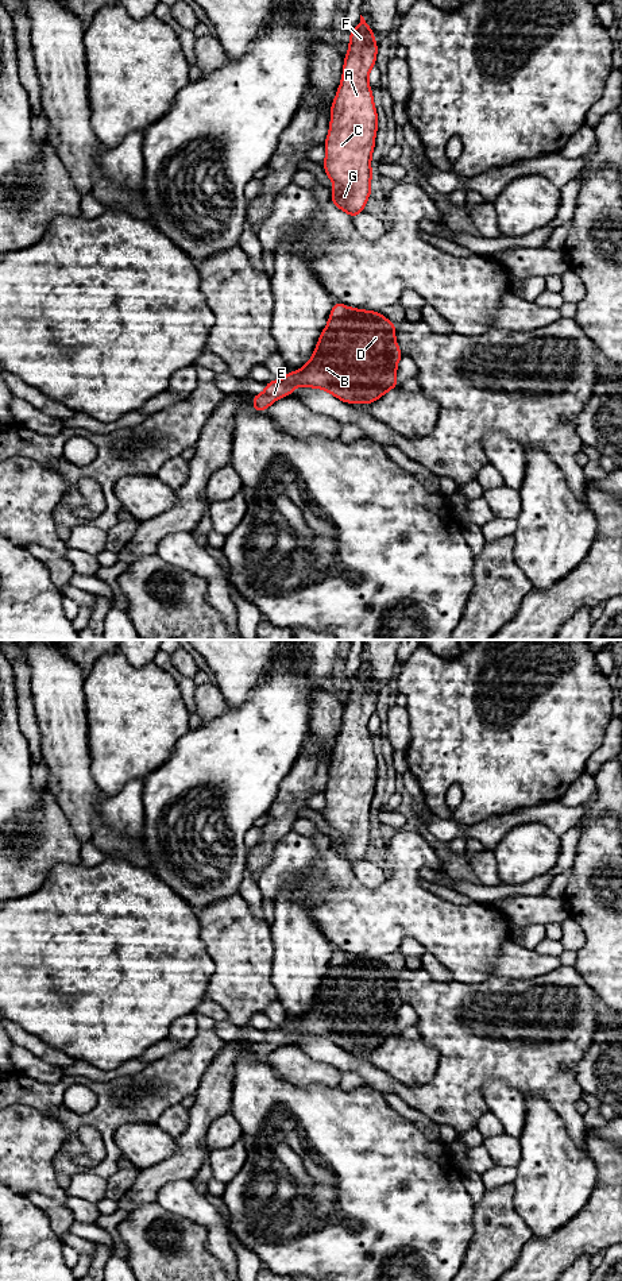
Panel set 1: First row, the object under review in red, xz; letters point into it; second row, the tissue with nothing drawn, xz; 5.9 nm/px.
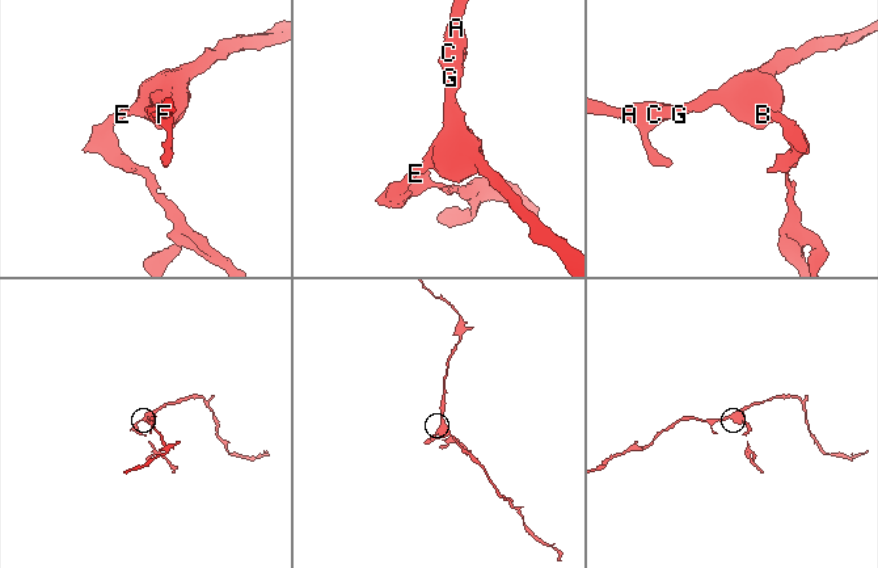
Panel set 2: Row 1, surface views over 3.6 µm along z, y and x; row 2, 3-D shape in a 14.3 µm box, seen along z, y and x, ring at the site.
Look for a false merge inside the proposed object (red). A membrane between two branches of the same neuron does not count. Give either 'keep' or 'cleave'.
keep

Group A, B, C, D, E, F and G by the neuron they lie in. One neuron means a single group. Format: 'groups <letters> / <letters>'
groups A B C D E F G

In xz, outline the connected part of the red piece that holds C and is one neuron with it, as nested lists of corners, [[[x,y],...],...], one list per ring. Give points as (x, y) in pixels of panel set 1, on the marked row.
[[[360,15],[359,24],[349,32],[349,49],[344,57],[343,77],[331,107],[331,126],[324,143],[324,170],[336,186],[331,190],[331,201],[348,213],[351,219],[364,212],[366,201],[372,194],[370,189],[372,180],[371,155],[375,147],[378,115],[368,84],[368,73],[375,66],[378,53],[374,36],[374,31]]]

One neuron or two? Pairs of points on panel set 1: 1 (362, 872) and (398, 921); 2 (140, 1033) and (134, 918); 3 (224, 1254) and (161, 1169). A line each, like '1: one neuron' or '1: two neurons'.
1: two neurons
2: one neuron
3: two neurons

